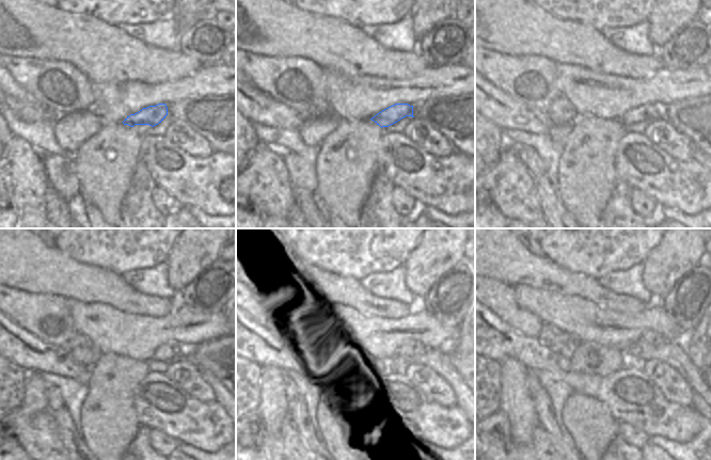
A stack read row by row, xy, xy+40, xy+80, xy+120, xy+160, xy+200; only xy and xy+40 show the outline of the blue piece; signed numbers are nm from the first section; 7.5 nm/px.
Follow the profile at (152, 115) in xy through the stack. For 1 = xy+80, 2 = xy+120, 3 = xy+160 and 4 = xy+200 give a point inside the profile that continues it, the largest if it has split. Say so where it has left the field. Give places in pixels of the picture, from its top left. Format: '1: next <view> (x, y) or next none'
1: next xy+80 (648, 111)
2: next xy+120 (166, 352)
3: next xy+160 (409, 348)
4: next xy+200 (652, 337)

